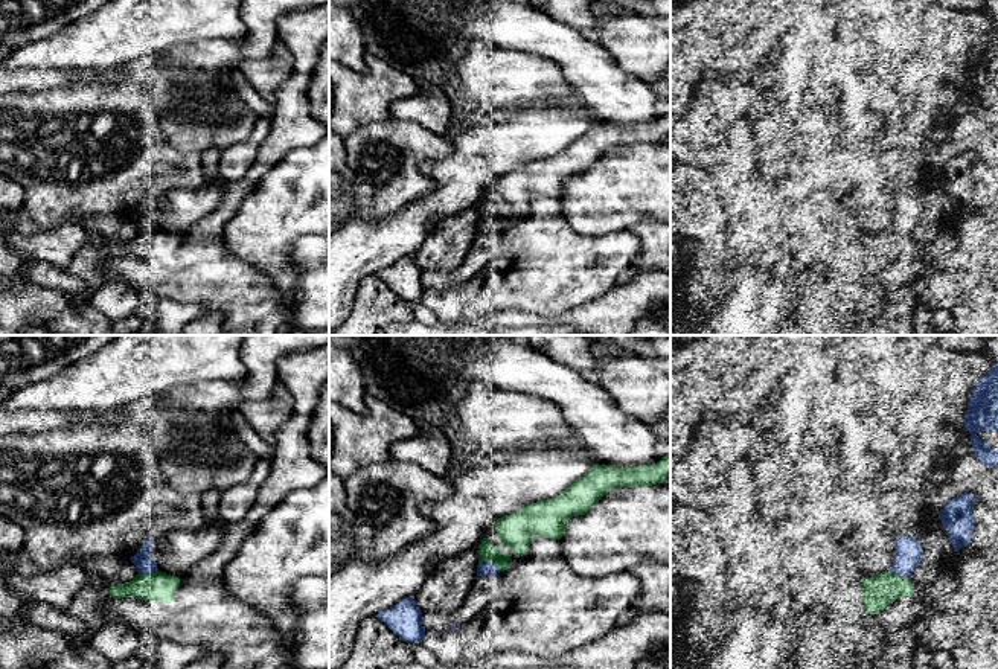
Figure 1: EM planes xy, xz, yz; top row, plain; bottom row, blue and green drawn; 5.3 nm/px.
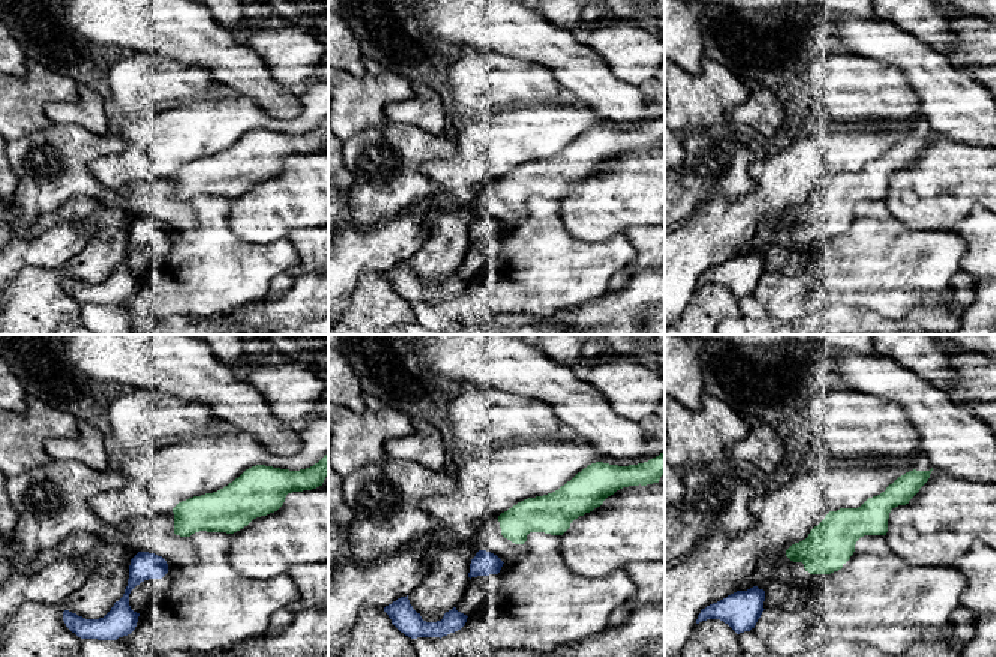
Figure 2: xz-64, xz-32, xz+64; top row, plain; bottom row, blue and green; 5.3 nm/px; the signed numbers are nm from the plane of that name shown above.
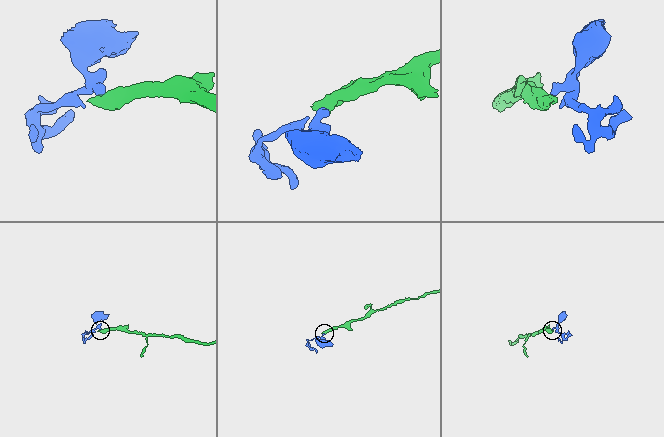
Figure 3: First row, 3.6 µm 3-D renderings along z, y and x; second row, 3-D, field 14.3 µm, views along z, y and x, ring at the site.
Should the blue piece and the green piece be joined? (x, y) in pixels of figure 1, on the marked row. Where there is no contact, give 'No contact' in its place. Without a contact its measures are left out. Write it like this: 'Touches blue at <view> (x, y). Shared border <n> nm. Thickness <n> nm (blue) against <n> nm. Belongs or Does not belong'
Touches blue at xz (491, 563). Shared border 140 nm. Thickness 80 nm (blue) against 100 nm. Does not belong

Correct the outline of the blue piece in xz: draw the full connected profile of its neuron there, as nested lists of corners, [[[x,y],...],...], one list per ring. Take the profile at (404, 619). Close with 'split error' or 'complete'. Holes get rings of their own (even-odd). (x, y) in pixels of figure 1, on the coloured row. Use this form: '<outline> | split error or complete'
[[[414,596],[402,599],[389,610],[376,614],[401,640],[410,643],[422,642],[422,611],[416,607]]] | complete

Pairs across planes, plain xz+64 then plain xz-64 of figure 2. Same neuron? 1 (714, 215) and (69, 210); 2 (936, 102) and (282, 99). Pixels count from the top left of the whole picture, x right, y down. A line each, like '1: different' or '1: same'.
1: different
2: same

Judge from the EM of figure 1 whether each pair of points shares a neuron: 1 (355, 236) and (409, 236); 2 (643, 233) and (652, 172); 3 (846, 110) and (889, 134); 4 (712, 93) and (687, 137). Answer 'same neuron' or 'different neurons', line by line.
1: same neuron
2: different neurons
3: same neuron
4: same neuron

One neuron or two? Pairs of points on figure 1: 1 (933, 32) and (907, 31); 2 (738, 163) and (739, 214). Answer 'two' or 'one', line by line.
1: two
2: one

